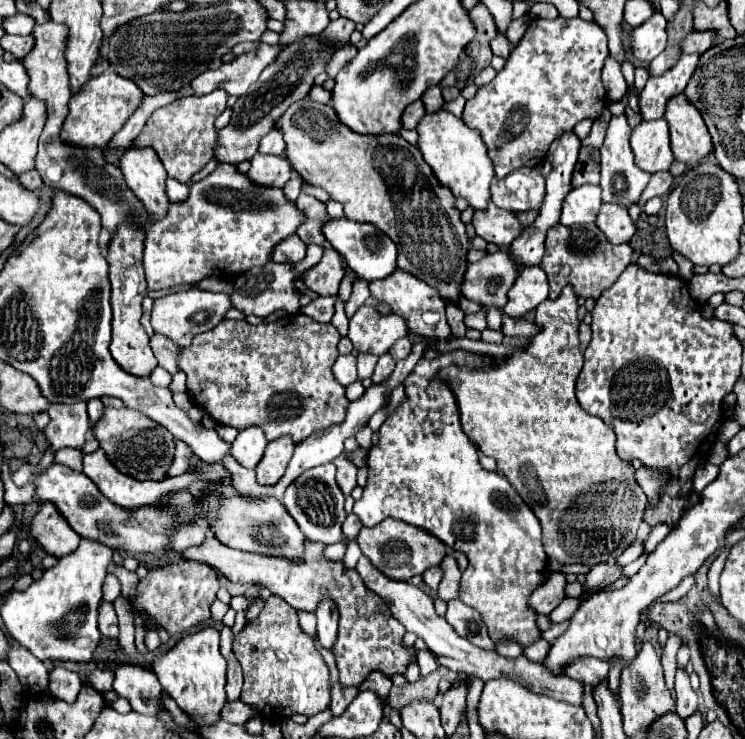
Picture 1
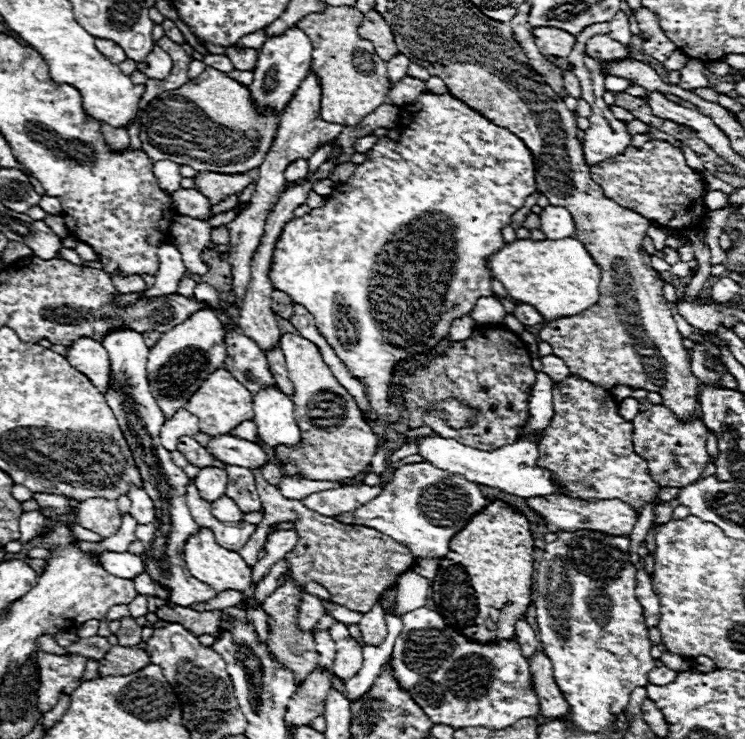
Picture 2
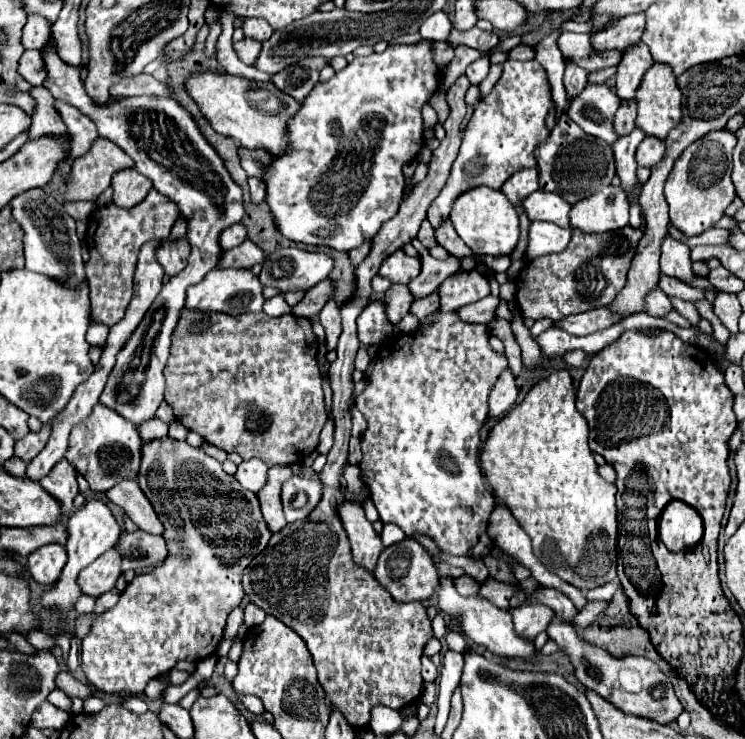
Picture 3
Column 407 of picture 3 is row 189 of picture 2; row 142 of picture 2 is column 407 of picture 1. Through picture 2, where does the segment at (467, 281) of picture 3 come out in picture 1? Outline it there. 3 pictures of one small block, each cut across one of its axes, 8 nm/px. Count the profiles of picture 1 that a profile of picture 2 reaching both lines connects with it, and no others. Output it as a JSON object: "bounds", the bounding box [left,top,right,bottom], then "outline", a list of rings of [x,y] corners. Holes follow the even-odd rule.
{"bounds":[354,350,546,646],"outline":[[[454,350],[454,352],[446,352],[446,354],[440,354],[440,358],[436,360],[426,360],[422,358],[414,370],[408,374],[408,378],[404,380],[404,390],[406,390],[406,398],[402,400],[402,404],[386,418],[386,422],[382,424],[382,428],[378,430],[378,444],[372,446],[368,450],[368,484],[364,486],[364,494],[358,502],[354,502],[354,514],[364,522],[364,526],[376,526],[380,524],[382,520],[386,518],[394,518],[394,520],[402,520],[402,522],[408,522],[410,526],[416,526],[420,530],[426,530],[428,534],[436,536],[440,542],[448,544],[448,548],[452,550],[458,550],[458,552],[464,552],[468,556],[468,568],[464,570],[462,574],[462,582],[460,582],[460,600],[472,608],[476,608],[484,620],[484,624],[488,626],[488,634],[492,638],[492,642],[502,642],[504,638],[512,638],[516,642],[520,642],[522,646],[528,646],[536,640],[540,640],[540,630],[536,628],[536,612],[532,608],[528,608],[528,598],[530,594],[544,582],[544,570],[546,570],[546,554],[544,554],[544,548],[542,548],[542,528],[540,528],[540,522],[538,518],[532,514],[532,510],[524,504],[524,500],[516,494],[516,490],[510,486],[510,482],[496,474],[496,472],[488,472],[484,470],[480,464],[478,464],[478,448],[476,444],[462,432],[462,426],[460,426],[460,412],[458,412],[458,404],[456,404],[456,398],[450,390],[450,386],[438,378],[438,372],[446,366],[468,366],[468,368],[486,368],[492,364],[492,358],[484,356],[484,354],[474,354],[474,352],[462,352],[462,350]]]}

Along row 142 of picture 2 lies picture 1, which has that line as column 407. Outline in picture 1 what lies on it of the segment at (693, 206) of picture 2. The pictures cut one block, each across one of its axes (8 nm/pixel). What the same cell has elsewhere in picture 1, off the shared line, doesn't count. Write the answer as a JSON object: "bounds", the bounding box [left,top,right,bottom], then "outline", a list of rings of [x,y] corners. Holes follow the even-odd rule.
{"bounds":[180,538,416,686],"outline":[[[206,538],[200,546],[186,548],[186,552],[182,552],[180,556],[190,562],[212,566],[230,582],[262,584],[274,596],[280,596],[296,610],[316,612],[322,594],[326,594],[336,604],[340,616],[334,656],[342,686],[360,686],[374,670],[386,674],[388,678],[392,678],[394,674],[406,674],[406,668],[416,660],[414,646],[404,644],[406,628],[396,618],[392,618],[382,598],[378,598],[378,594],[364,586],[360,574],[354,568],[346,568],[342,560],[328,560],[324,556],[322,542],[306,542],[304,556],[298,560],[234,550],[214,538]]]}

